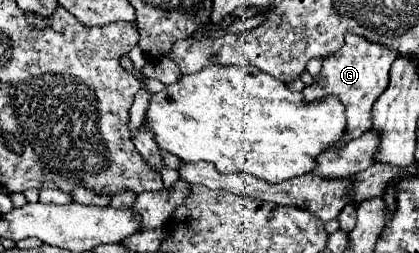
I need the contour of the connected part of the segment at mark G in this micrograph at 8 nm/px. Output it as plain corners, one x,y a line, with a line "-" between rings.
347,33
345,45
339,51
335,51
331,57
323,59
323,67
321,67
319,75
313,79
311,85
307,85
301,91
305,101
315,101
325,95
337,95
339,101
347,107
347,131
345,131
343,139
339,143
335,143
335,147
341,147
349,139
357,139
371,129
371,105
379,99
379,93
383,93
383,89
387,89
387,73
389,73
393,61
397,59
397,55
399,53
395,49
375,45
375,43
367,41
365,37

